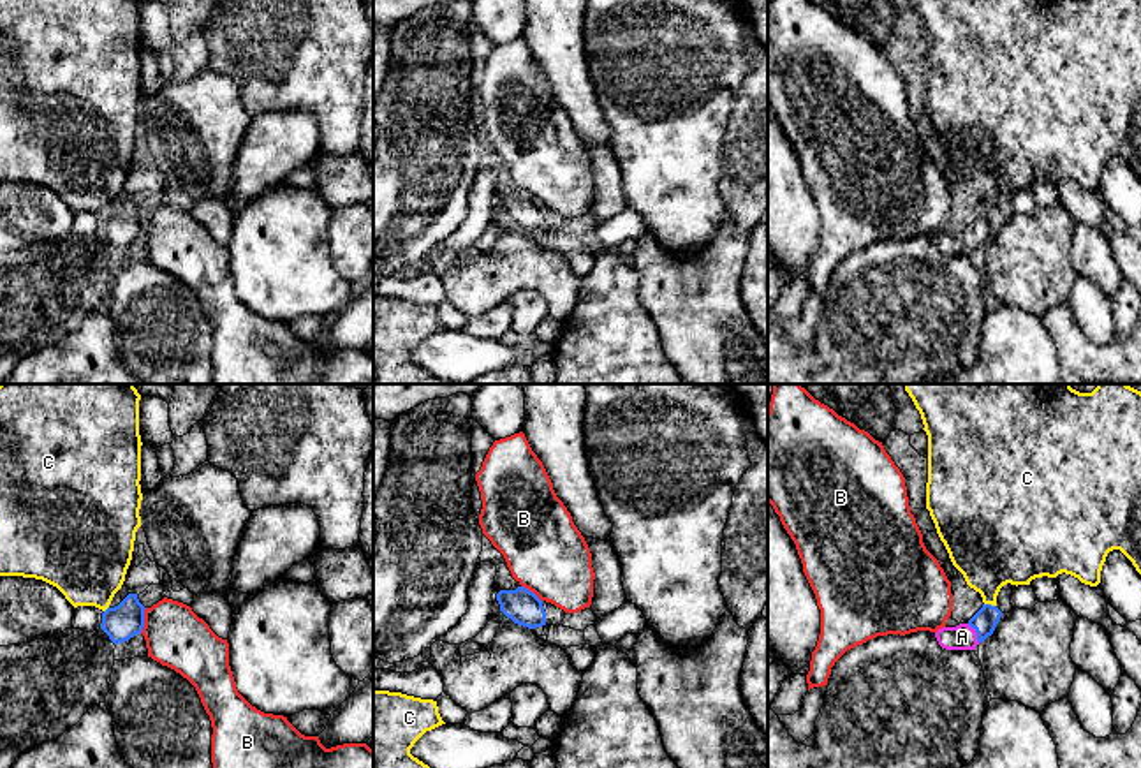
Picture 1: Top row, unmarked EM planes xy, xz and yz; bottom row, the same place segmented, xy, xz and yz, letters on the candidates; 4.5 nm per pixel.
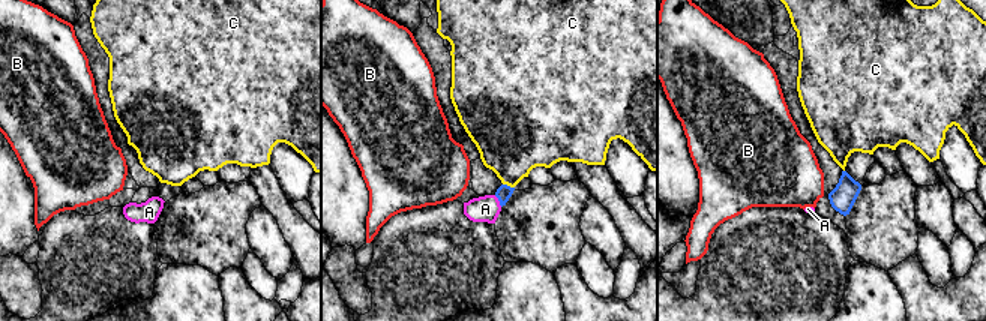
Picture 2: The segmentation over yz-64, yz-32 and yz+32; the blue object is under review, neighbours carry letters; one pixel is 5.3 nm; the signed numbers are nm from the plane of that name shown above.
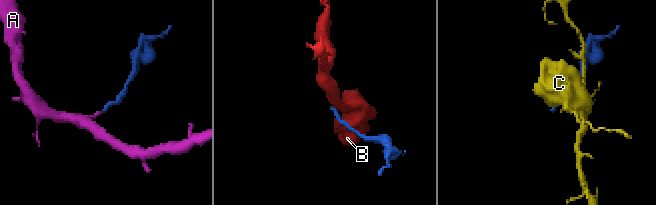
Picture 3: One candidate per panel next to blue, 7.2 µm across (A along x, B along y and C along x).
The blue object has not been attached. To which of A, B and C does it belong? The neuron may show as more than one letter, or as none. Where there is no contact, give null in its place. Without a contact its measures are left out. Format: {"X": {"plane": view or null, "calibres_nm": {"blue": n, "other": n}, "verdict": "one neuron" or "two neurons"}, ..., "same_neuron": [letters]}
{"A": {"plane": "yz", "calibres_nm": {"blue": 110, "other": 120}, "verdict": "one neuron"}, "B": {"plane": "xy", "calibres_nm": {"blue": 160, "other": 280}, "verdict": "two neurons"}, "C": {"plane": "yz", "calibres_nm": {"blue": 110, "other": 340}, "verdict": "two neurons"}, "same_neuron": ["A"]}

